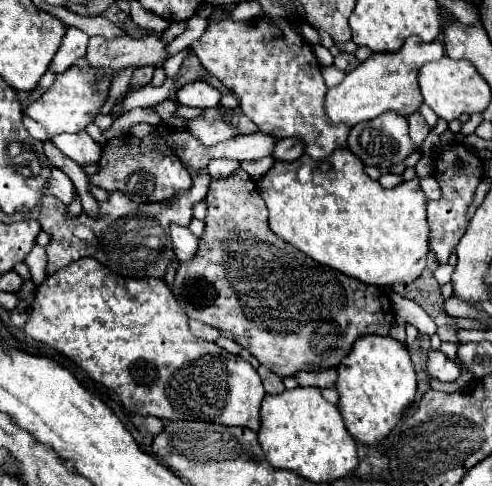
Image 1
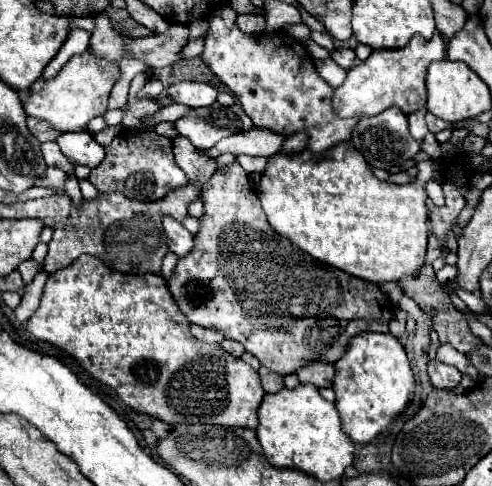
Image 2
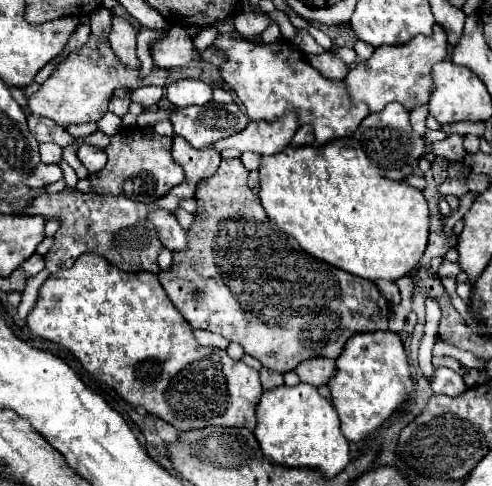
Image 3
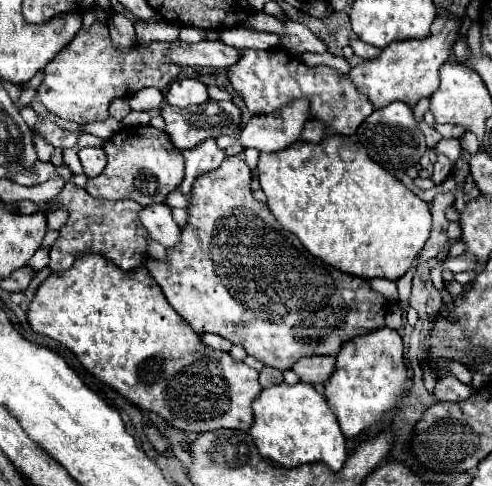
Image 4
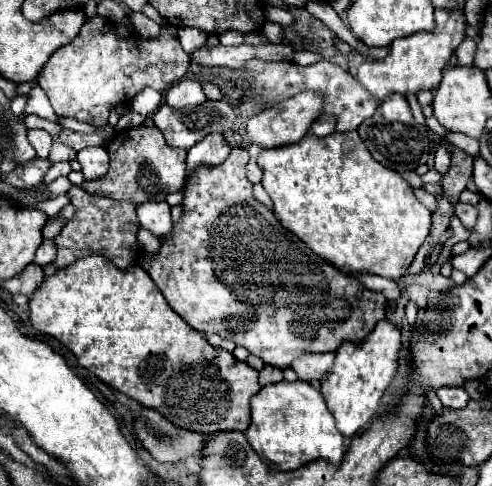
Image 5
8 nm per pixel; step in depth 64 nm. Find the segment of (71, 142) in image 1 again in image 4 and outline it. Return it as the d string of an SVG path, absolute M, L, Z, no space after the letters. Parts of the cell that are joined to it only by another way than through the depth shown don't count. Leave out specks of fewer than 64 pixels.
M82 148L78 152L78 156L80 156L80 162L82 162L84 174L88 178L102 174L102 170L106 168L106 154L104 154L102 148Z

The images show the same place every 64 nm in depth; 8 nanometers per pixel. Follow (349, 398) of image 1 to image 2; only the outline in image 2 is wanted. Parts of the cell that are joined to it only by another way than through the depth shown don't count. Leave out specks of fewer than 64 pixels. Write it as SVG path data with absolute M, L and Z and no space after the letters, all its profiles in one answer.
M390 332L358 334L350 340L346 354L334 364L334 368L334 404L342 418L342 432L346 432L352 442L374 440L406 408L416 390L408 356L398 338L394 338Z

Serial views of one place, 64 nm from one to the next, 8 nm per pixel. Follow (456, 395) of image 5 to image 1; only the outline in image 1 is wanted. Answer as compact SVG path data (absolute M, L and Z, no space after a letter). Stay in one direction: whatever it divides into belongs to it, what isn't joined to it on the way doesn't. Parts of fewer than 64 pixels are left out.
M430 350L426 364L428 364L426 368L428 374L440 382L454 382L460 376L460 368L438 350Z

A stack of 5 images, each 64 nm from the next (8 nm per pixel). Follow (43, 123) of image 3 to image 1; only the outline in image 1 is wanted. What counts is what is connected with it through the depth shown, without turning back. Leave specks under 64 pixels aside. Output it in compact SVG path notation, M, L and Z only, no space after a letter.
M24 116L24 126L26 126L26 130L34 136L34 138L38 138L38 140L42 140L42 142L46 142L50 136L48 136L48 132L44 130L44 126L42 124L38 124L36 120L32 120L32 118L28 118L28 116Z

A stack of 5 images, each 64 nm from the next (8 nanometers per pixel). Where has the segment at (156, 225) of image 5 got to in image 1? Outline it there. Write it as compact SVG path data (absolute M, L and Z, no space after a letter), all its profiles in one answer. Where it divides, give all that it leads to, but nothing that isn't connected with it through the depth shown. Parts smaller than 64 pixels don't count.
M170 224L170 238L172 238L172 250L180 262L186 262L196 254L198 238L188 228Z

